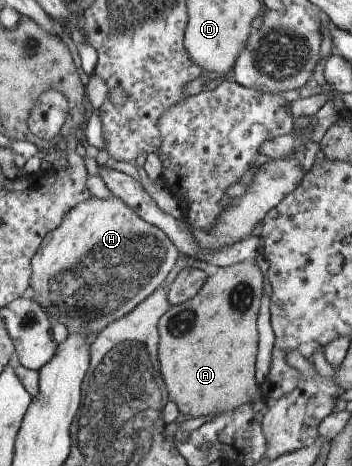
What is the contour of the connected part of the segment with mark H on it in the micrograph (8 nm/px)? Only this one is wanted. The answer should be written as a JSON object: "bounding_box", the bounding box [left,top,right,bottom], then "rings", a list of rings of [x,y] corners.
{"bounding_box":[31,195,182,335],"rings":[[[112,195],[108,199],[100,199],[93,196],[70,210],[62,219],[61,226],[46,235],[33,257],[31,293],[34,300],[68,329],[69,334],[99,335],[111,323],[134,311],[166,281],[178,261],[178,255],[182,253],[166,231],[142,219],[120,197]]]}

